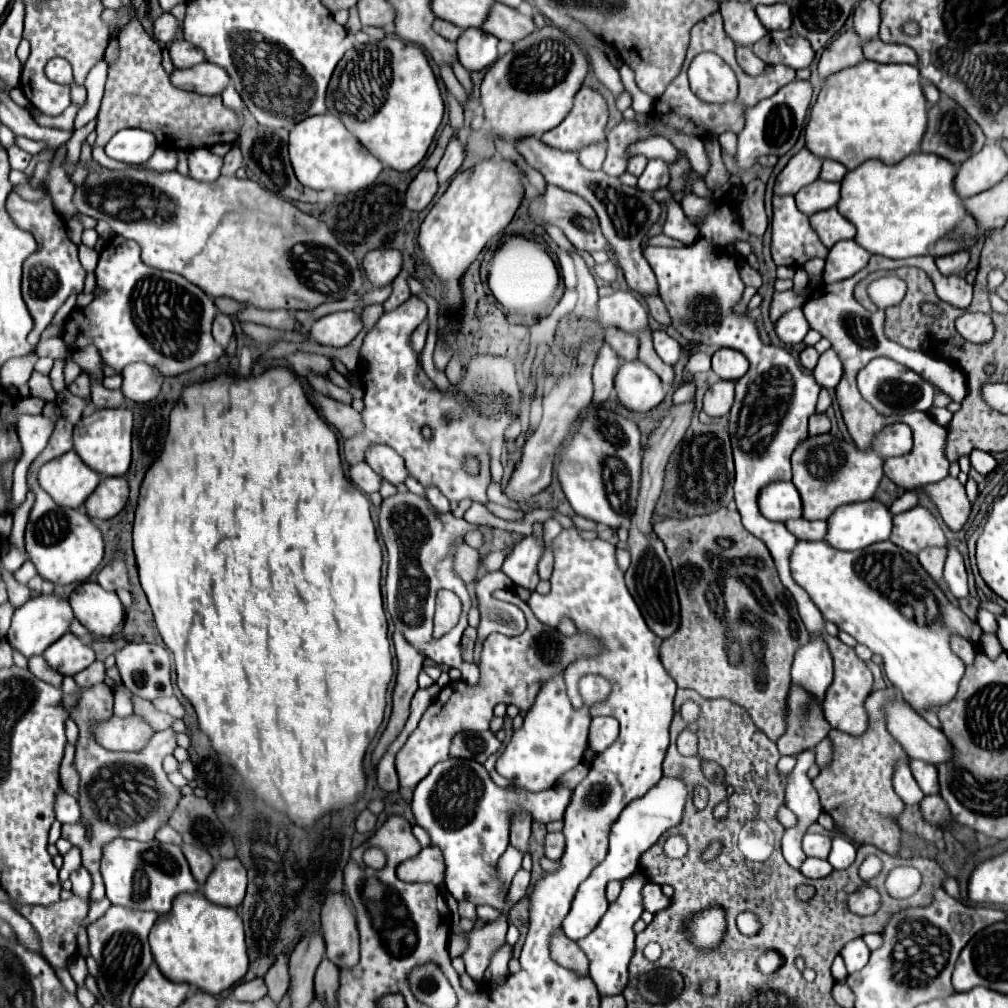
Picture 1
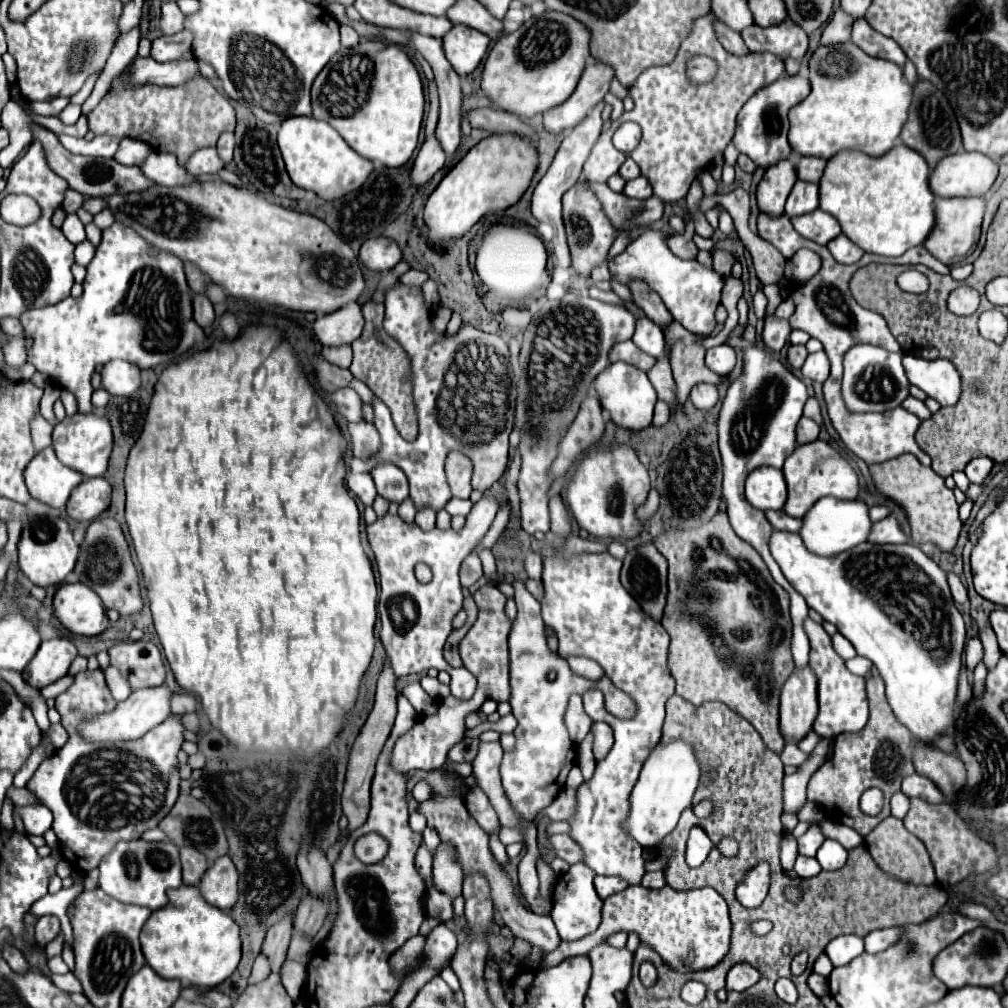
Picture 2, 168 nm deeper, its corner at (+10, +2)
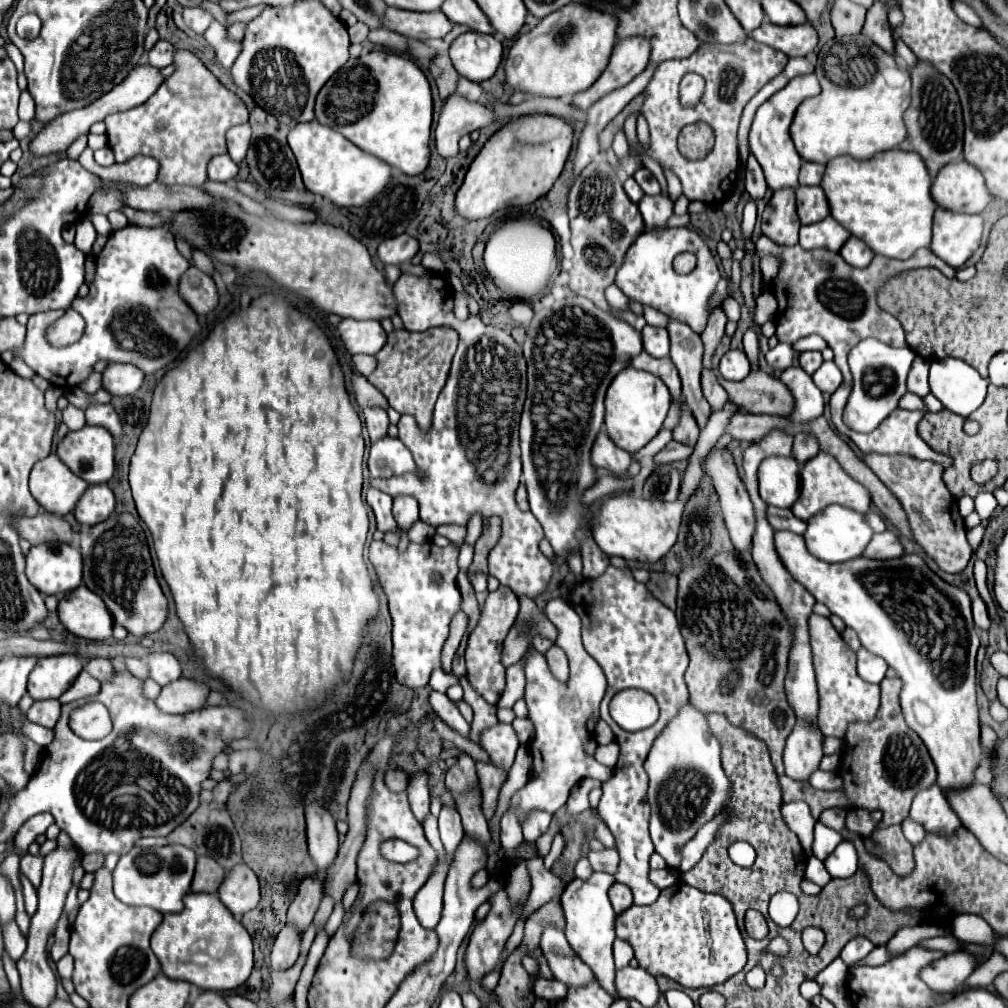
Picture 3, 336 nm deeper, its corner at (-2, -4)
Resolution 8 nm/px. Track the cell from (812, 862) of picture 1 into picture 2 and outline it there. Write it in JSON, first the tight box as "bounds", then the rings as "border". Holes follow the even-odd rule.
{"bounds":[794,856,822,878],"border":[[[798,856],[798,858],[796,858],[796,864],[794,864],[794,870],[796,870],[796,874],[798,874],[800,878],[812,878],[812,876],[816,876],[822,868],[820,868],[820,864],[818,864],[816,858]]]}

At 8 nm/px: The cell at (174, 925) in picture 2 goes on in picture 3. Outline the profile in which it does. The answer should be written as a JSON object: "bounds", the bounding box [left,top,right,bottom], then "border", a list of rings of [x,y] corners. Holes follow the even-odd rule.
{"bounds":[152,892,254,992],"border":[[[188,892],[184,896],[184,910],[178,914],[164,914],[162,924],[156,928],[152,934],[152,952],[160,960],[162,972],[172,978],[172,980],[186,980],[202,990],[214,990],[214,992],[224,992],[224,990],[234,990],[242,986],[254,966],[252,960],[252,938],[248,930],[224,908],[220,902],[218,894],[194,894]]]}

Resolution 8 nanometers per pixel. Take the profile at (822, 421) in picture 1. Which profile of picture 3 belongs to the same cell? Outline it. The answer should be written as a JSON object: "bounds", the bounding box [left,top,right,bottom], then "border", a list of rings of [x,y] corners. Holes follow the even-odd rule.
{"bounds":[794,432,820,464],"border":[[[800,432],[796,434],[796,444],[794,444],[794,460],[798,464],[804,464],[806,460],[810,460],[812,456],[816,456],[820,452],[820,444],[816,440],[814,434],[806,434]]]}

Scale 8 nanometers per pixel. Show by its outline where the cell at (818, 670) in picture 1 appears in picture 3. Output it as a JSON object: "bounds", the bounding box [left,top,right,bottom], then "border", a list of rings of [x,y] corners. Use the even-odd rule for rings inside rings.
{"bounds":[784,720,822,780],"border":[[[798,720],[784,748],[784,766],[794,780],[808,780],[822,760],[822,732],[814,722]]]}

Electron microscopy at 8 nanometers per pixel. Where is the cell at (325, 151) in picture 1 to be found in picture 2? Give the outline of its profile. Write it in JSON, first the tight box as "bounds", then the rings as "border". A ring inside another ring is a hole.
{"bounds":[278,116,372,200],"border":[[[292,116],[284,120],[278,130],[278,146],[292,182],[316,192],[324,200],[336,200],[358,190],[372,172],[370,160],[356,154],[330,124],[312,116]]]}

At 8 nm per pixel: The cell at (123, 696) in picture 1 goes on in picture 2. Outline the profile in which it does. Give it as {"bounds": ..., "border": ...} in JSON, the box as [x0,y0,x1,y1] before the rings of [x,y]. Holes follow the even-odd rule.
{"bounds":[104,666,132,702],"border":[[[108,666],[104,670],[104,674],[106,674],[106,682],[108,682],[108,688],[110,688],[114,700],[122,702],[122,700],[126,700],[132,694],[132,688],[128,686],[128,680],[120,672],[116,672],[114,666]]]}

